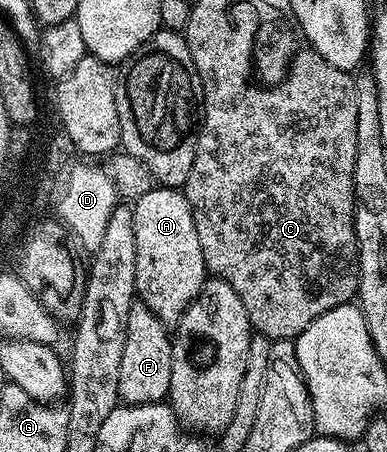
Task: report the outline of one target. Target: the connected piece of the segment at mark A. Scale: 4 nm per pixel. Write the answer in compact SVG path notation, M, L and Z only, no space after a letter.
M154 187L131 205L135 223L135 287L140 304L146 305L167 327L176 326L187 307L199 295L207 280L203 247L195 235L195 219L184 192L177 187Z

